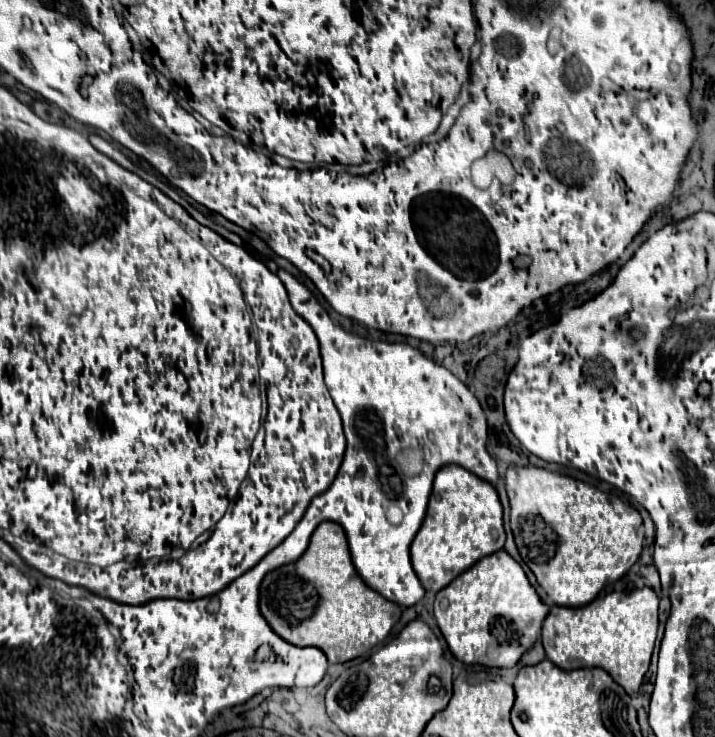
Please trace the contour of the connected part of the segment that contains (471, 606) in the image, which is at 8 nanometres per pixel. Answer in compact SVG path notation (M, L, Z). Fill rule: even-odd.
M506 550L494 552L478 560L472 568L468 568L446 588L442 588L434 600L434 618L450 652L464 664L480 664L494 668L512 668L522 658L522 654L534 646L548 610L550 608L540 600L540 596L528 582L522 566Z

